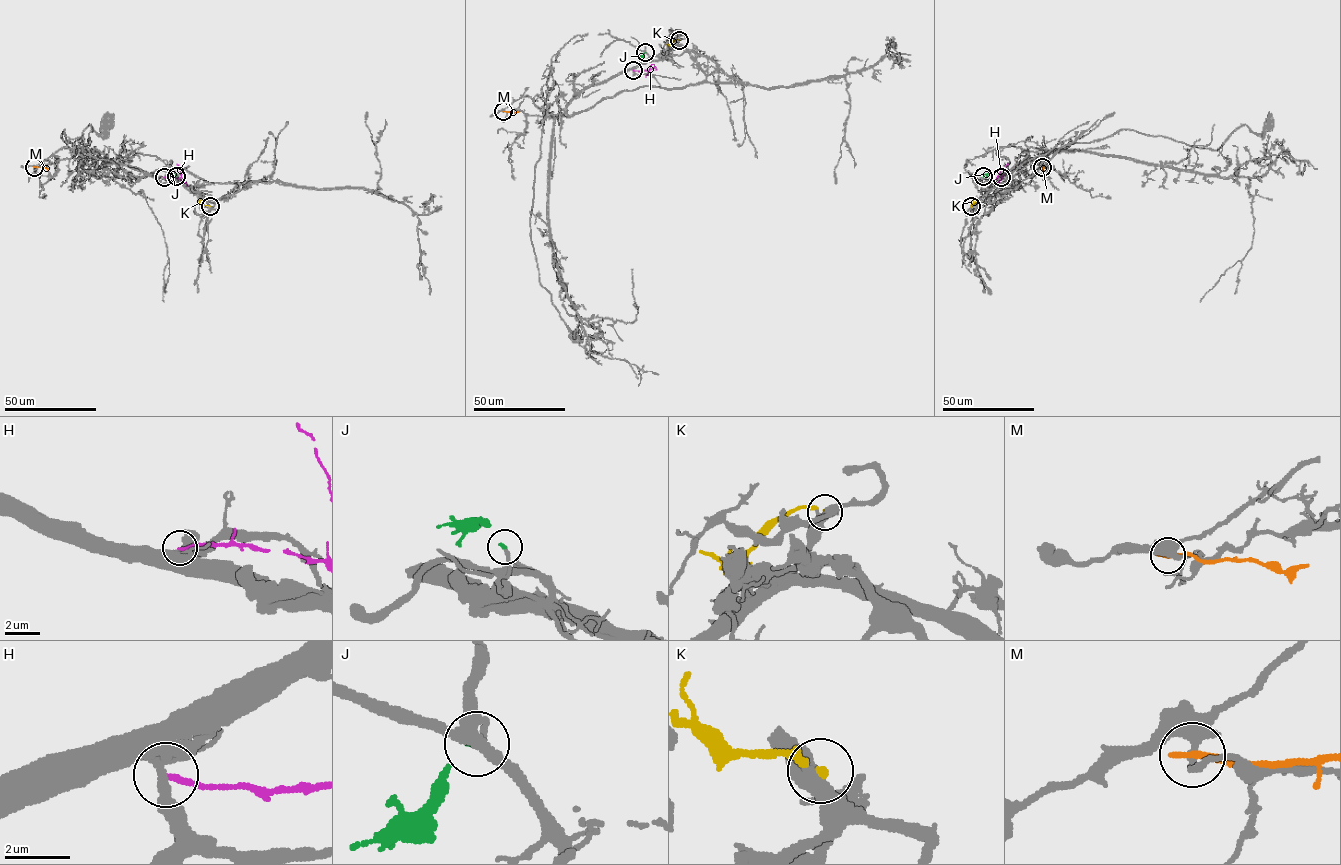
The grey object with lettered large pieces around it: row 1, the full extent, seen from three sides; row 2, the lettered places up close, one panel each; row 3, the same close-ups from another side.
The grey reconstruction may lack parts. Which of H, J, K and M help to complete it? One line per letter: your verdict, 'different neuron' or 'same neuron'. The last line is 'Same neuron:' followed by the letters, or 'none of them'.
H: different neuron
J: same neuron
K: different neuron
M: different neuron
Same neuron: J

